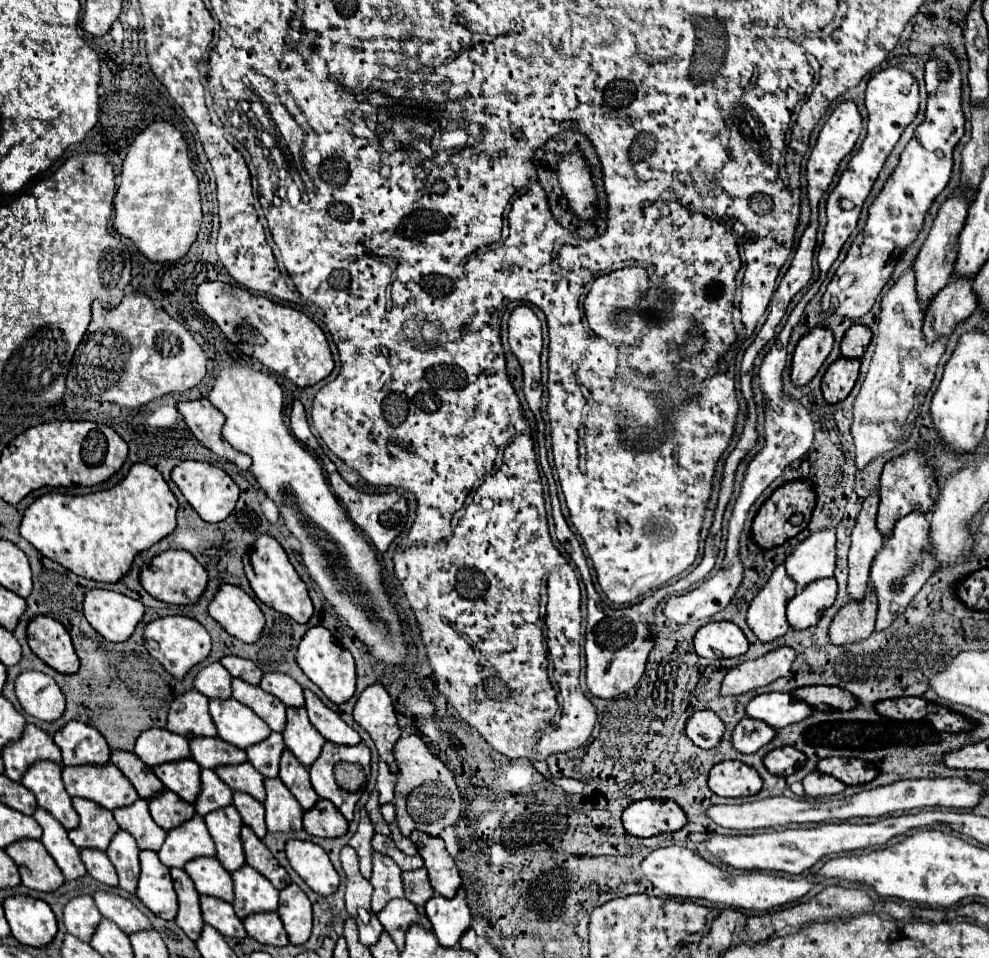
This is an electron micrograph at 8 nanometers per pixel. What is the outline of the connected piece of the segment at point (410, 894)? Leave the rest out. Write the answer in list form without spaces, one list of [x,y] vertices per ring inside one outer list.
[[[417,868],[417,870],[411,870],[411,872],[403,872],[403,884],[405,884],[405,898],[411,900],[417,906],[417,910],[423,914],[425,902],[435,894],[431,884],[429,884],[427,870]]]

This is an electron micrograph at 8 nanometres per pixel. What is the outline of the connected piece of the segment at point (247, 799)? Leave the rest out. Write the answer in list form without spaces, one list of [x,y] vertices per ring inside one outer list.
[[[235,792],[233,794],[233,806],[239,810],[243,822],[253,828],[253,832],[263,838],[267,828],[265,828],[265,808],[259,800],[255,800],[253,796],[247,796],[243,792]]]

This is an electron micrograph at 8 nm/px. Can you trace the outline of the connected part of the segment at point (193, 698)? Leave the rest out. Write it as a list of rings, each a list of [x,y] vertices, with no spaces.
[[[197,690],[179,694],[171,702],[171,708],[167,714],[167,730],[189,738],[217,736],[215,724],[207,710],[207,698]]]

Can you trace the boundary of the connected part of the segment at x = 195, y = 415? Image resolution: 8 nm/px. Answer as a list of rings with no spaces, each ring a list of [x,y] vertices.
[[[207,398],[195,402],[177,402],[177,410],[189,426],[189,430],[205,448],[209,448],[225,460],[235,462],[241,470],[247,470],[251,466],[251,458],[247,454],[237,452],[235,448],[231,448],[229,442],[223,440],[221,428],[225,424],[225,416]]]

